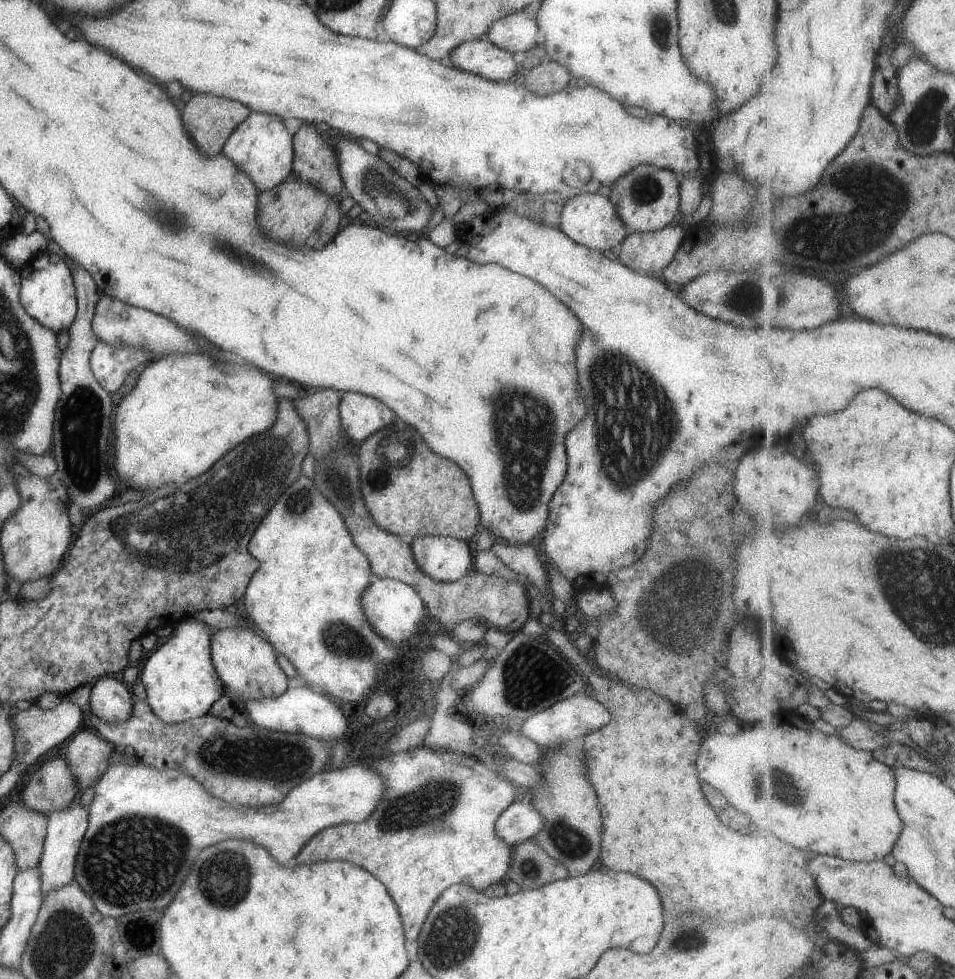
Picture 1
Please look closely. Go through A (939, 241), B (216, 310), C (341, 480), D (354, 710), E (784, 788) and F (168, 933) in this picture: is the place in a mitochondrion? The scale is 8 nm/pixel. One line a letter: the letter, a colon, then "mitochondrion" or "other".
A: other
B: other
C: mitochondrion
D: other
E: mitochondrion
F: other

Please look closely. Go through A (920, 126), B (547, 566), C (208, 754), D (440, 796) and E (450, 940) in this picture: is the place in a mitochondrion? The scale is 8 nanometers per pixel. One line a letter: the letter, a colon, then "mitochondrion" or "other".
A: mitochondrion
B: other
C: mitochondrion
D: mitochondrion
E: mitochondrion

